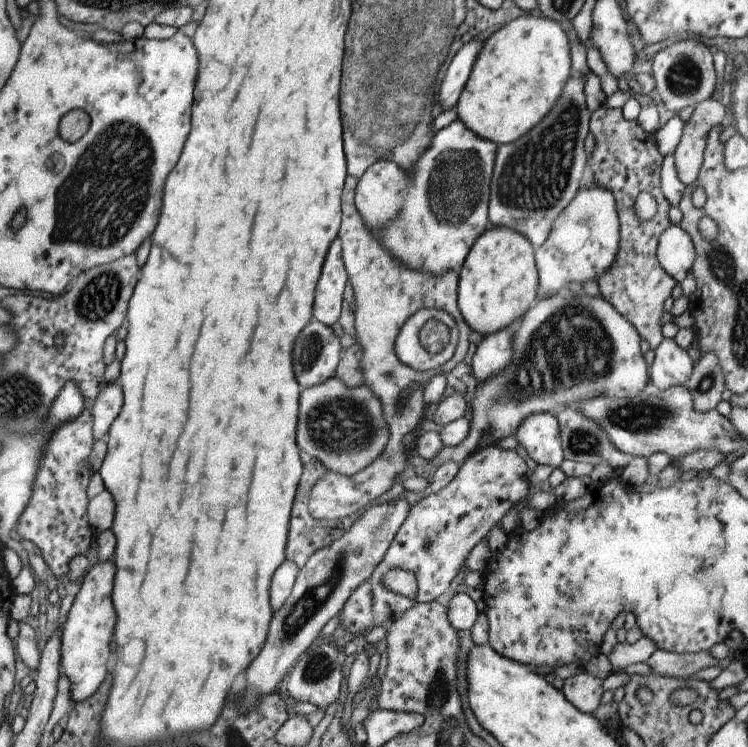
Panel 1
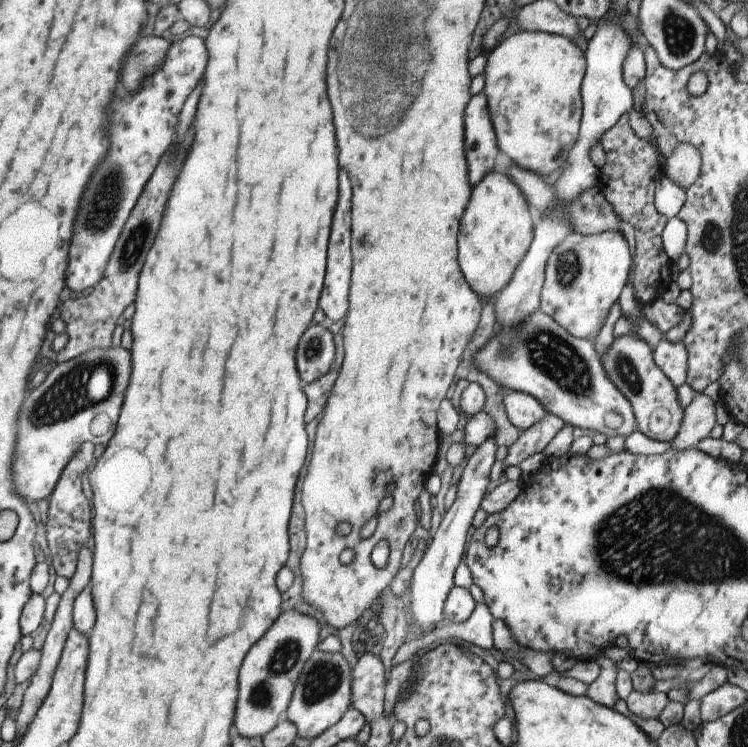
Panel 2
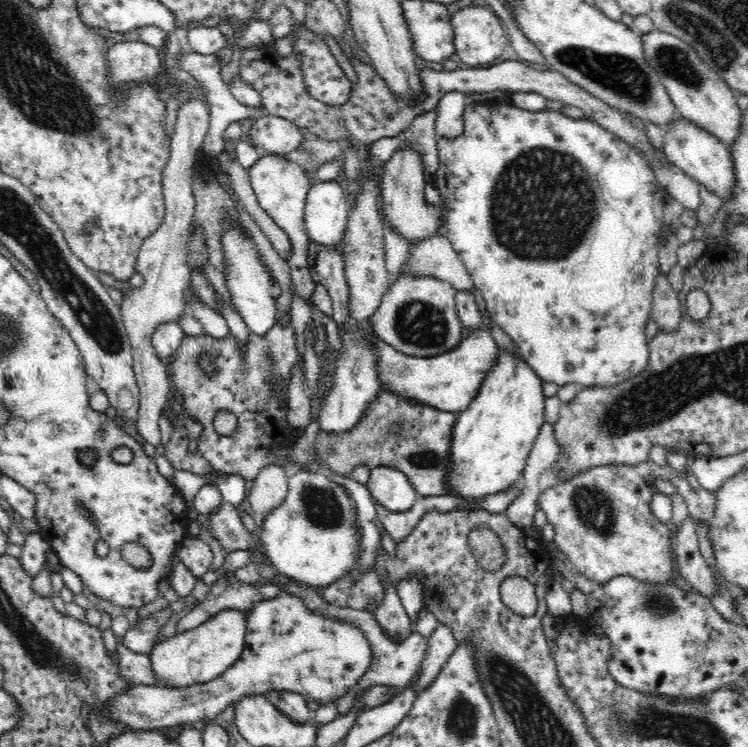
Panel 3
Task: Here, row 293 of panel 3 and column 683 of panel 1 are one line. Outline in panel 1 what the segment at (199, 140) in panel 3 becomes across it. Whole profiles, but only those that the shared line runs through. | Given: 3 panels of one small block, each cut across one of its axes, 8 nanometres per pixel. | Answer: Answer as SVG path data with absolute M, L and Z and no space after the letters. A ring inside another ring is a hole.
M710 97L695 105L689 120L684 123L684 128L680 137L681 140L679 140L673 153L676 176L684 187L691 188L694 186L702 164L708 131L715 128L715 126L719 126L720 122L723 120L723 116L725 116L725 108L722 101L713 100L713 98Z

